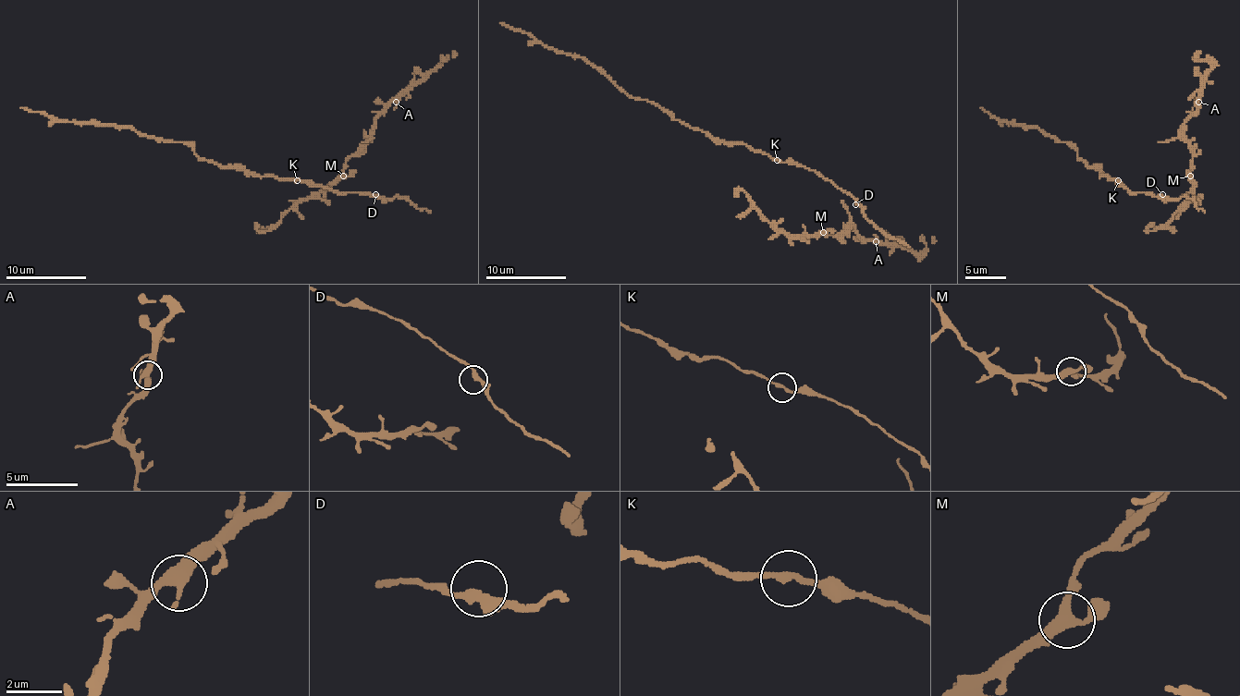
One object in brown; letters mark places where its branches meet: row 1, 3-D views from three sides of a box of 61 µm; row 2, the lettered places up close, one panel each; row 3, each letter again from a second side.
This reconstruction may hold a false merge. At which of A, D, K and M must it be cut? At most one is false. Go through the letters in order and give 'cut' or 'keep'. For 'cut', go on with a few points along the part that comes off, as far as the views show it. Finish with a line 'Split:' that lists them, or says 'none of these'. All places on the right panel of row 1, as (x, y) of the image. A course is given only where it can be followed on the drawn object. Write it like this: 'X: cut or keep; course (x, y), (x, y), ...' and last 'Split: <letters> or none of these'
A: keep
D: keep
K: keep
M: keep
Split: none of these

